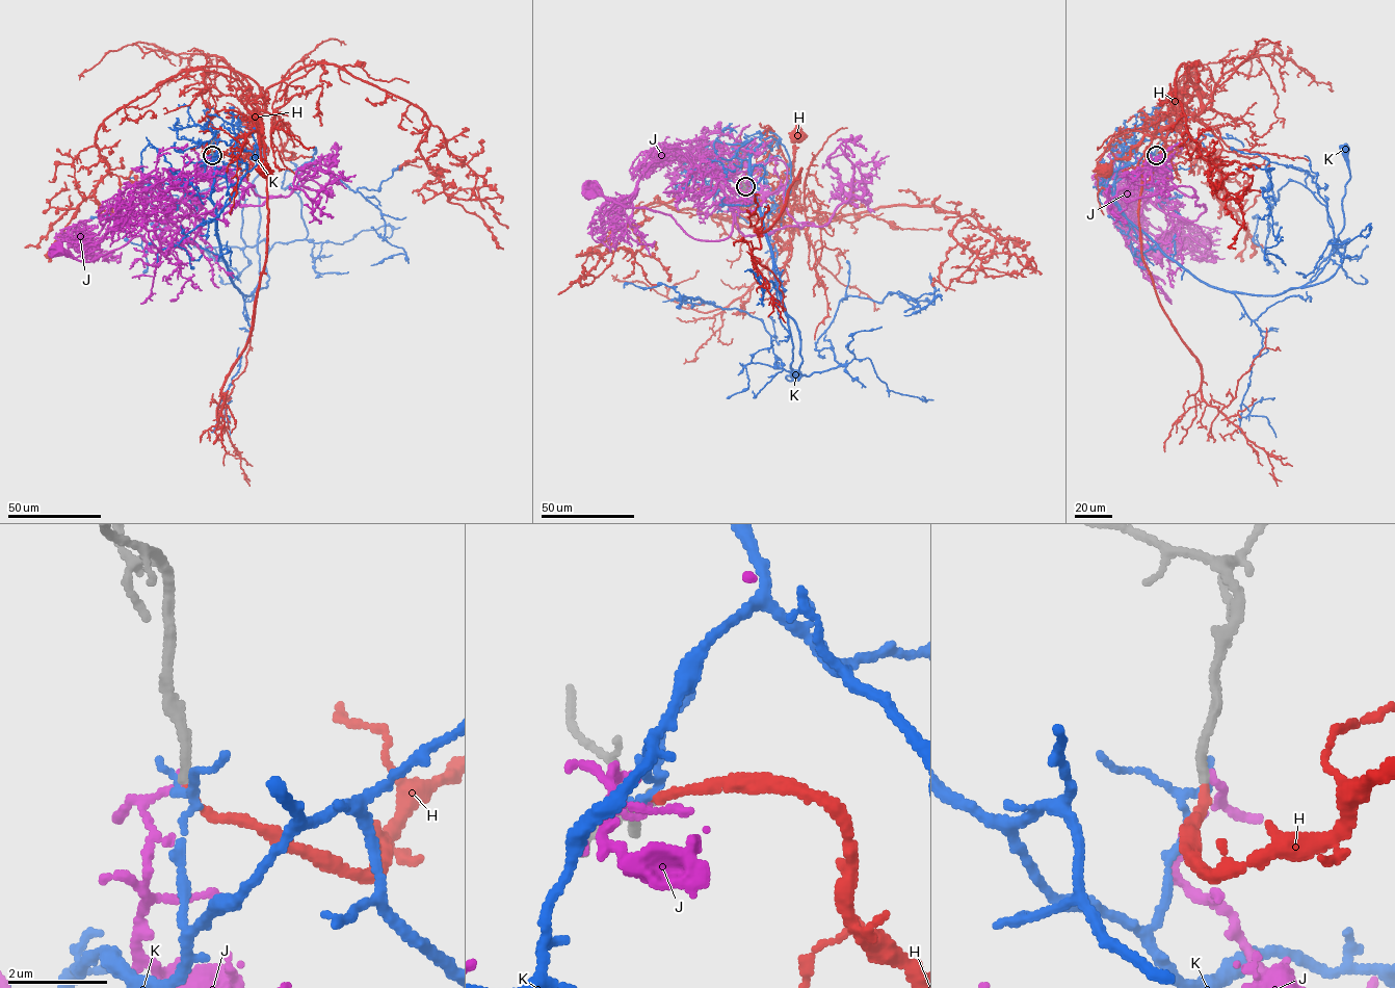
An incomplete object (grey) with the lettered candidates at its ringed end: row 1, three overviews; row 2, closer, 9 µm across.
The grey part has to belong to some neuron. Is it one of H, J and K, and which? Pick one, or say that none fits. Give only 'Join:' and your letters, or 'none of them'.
Join: H

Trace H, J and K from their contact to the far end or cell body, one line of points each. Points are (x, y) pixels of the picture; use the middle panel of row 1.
H: (745, 186), (753, 186), (760, 200), (773, 202), (793, 198), (793, 135), (797, 134)
J: (745, 186), (759, 168), (730, 166), (719, 179), (733, 230), (719, 240), (695, 239), (669, 215), (587, 189)
K: (745, 186), (749, 160), (744, 141), (748, 177), (792, 344), (793, 374), (786, 378), (793, 380), (796, 374)

